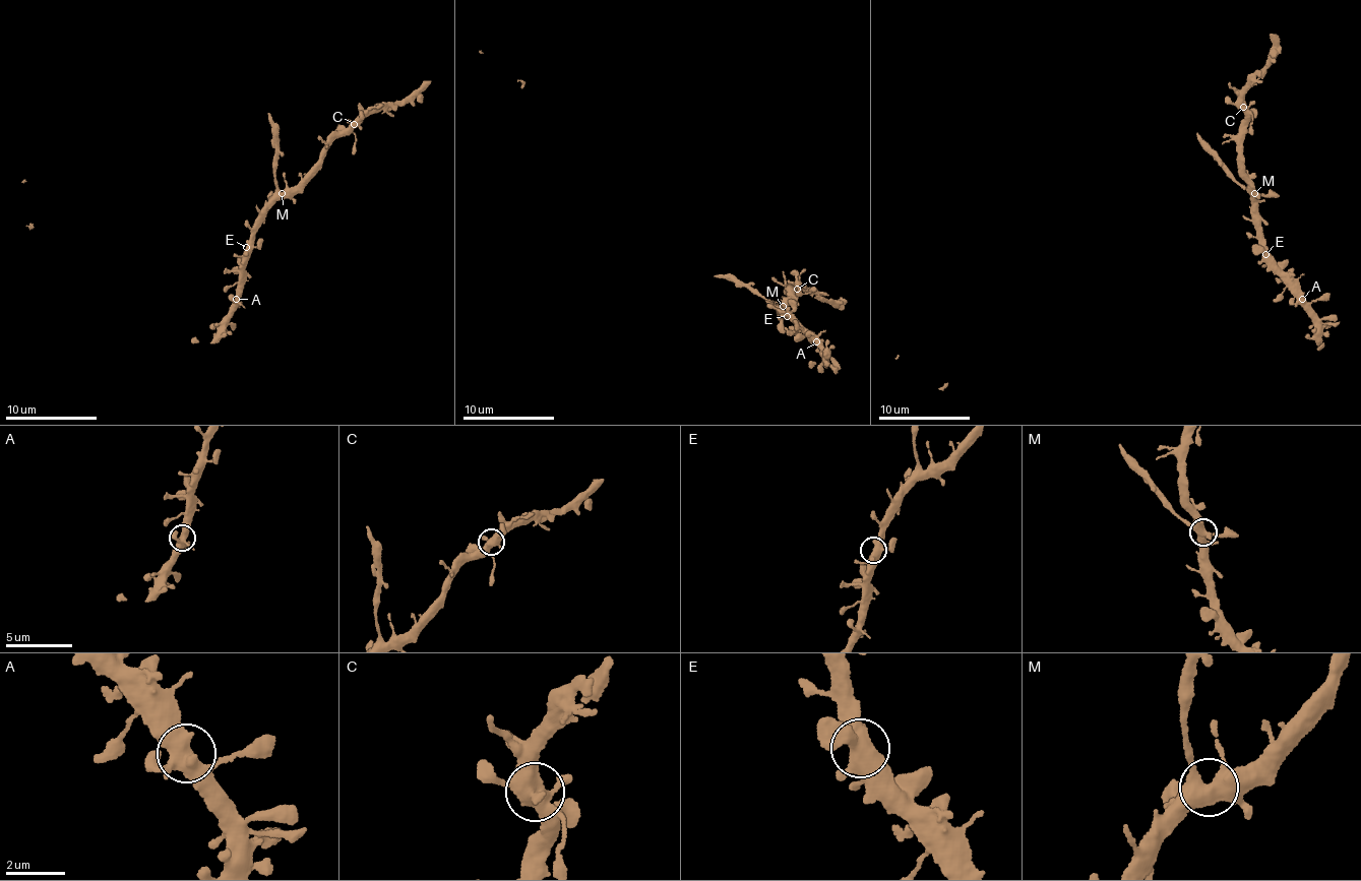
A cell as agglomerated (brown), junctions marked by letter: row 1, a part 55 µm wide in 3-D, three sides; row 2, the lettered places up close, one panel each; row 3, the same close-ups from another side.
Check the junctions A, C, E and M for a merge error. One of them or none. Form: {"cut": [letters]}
{"cut": []}

